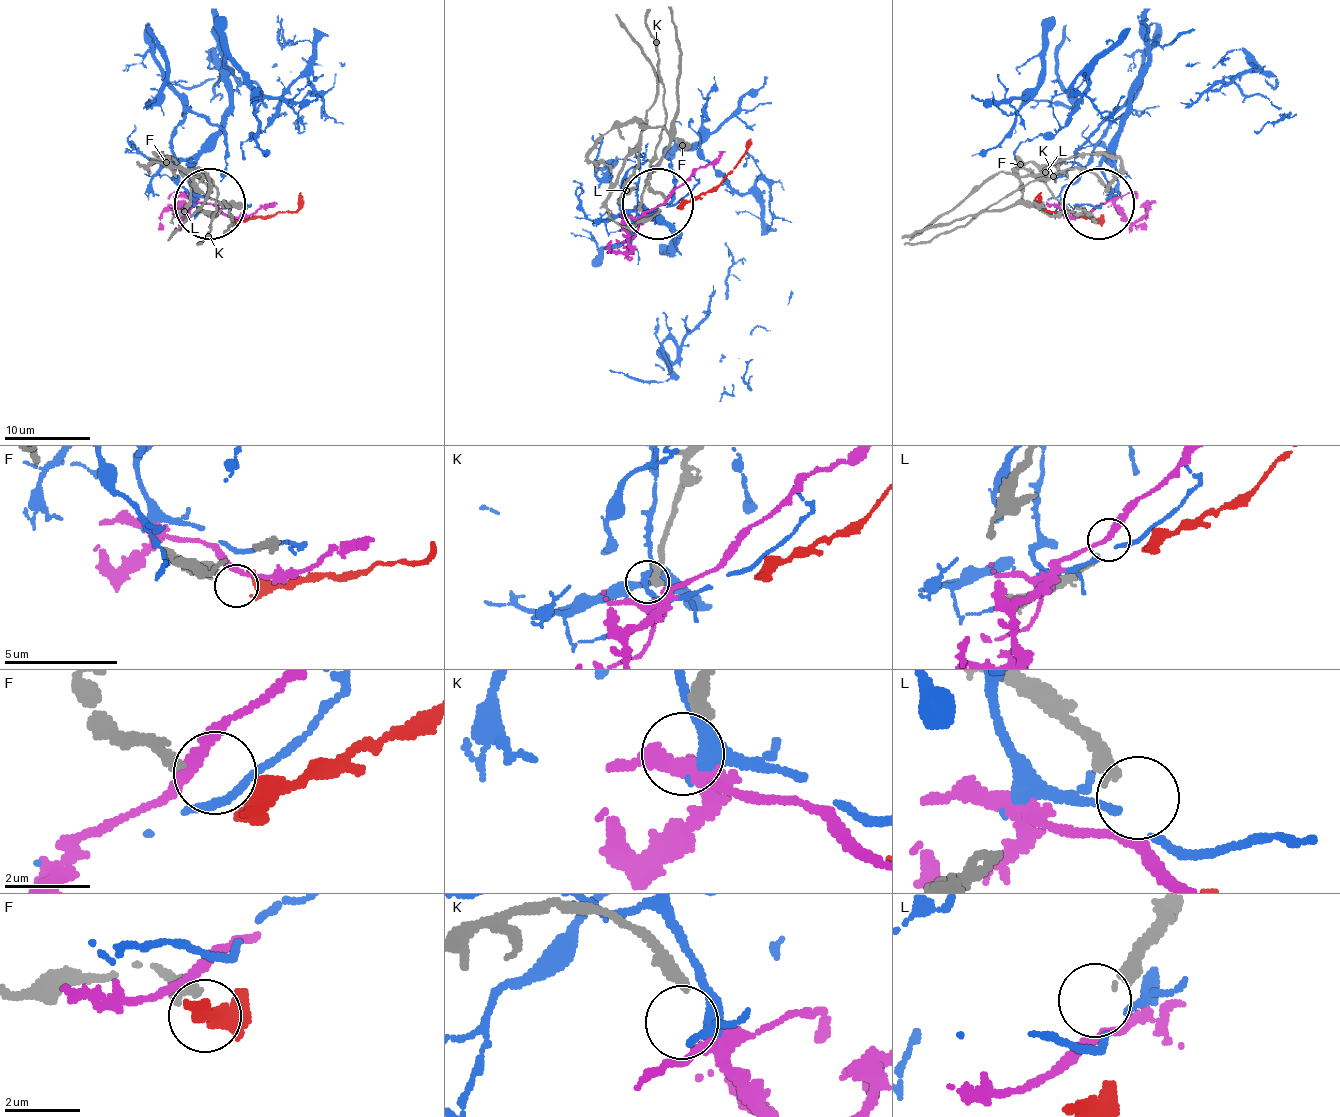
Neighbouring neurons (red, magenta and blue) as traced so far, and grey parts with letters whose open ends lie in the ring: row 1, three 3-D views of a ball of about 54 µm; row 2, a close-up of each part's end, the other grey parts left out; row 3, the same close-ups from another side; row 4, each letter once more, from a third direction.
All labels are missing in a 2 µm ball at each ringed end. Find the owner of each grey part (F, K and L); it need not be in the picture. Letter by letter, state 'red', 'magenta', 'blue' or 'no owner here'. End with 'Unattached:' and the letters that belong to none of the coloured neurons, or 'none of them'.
F: red
K: magenta
L: no owner here
Unattached: L

